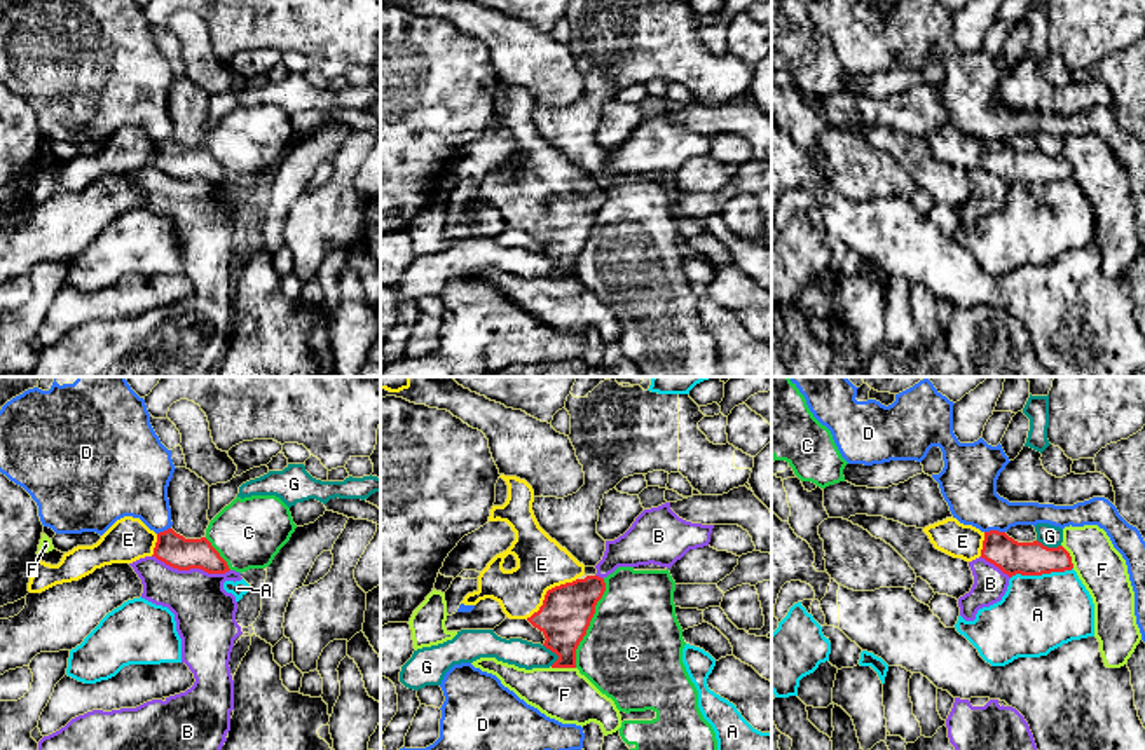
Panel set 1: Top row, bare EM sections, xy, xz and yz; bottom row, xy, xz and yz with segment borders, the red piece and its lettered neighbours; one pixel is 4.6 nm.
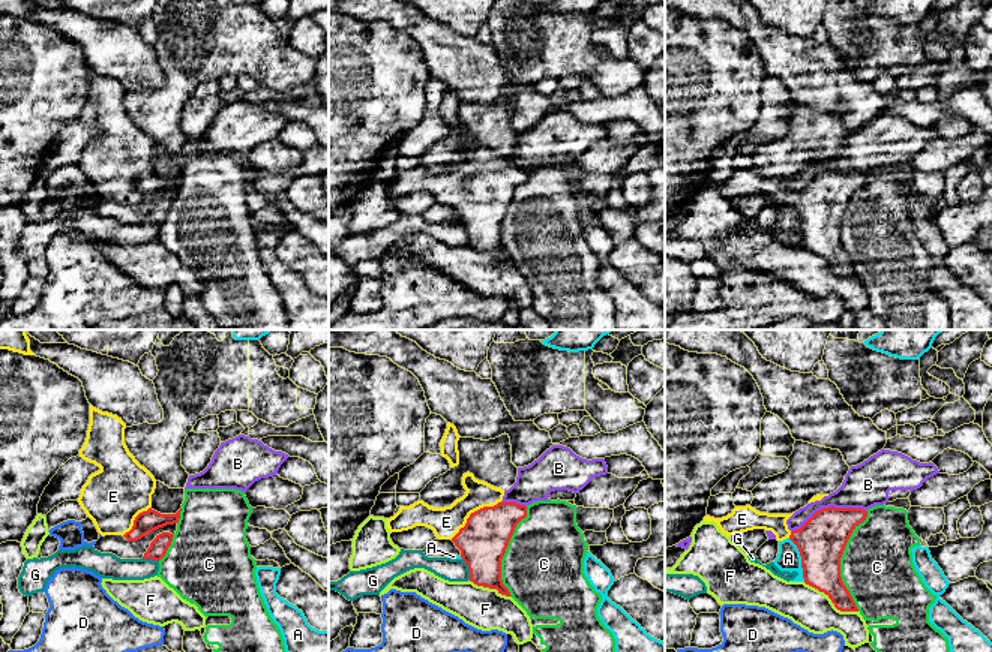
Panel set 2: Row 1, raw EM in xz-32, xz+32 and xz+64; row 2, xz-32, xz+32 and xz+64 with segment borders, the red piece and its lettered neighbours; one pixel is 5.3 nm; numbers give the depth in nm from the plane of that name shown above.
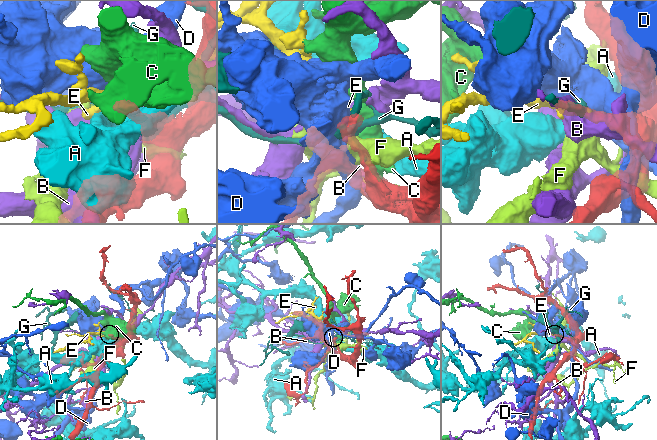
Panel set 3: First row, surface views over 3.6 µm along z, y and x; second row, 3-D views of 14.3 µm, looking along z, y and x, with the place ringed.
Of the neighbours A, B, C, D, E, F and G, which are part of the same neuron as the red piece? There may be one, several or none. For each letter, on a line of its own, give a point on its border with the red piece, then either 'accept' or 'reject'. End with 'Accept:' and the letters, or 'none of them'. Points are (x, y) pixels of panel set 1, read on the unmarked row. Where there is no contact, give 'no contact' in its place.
A: meets red in yz at (1041, 184); reject
B: meets red in xy at (191, 177); reject
C: meets red in xz at (589, 232); reject
D: meets red in yz at (994, 140); reject
E: meets red in xz at (547, 201); accept
F: meets red in xz at (562, 276); reject
G: meets red in xz at (555, 262); reject
Accept: E

